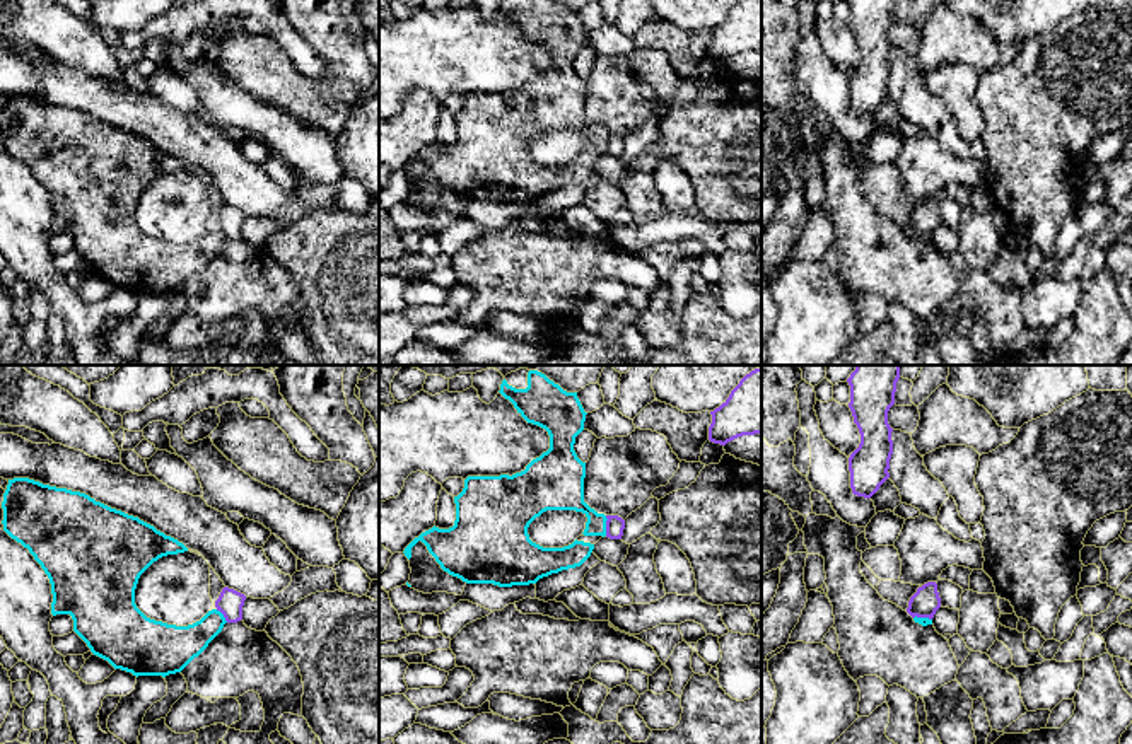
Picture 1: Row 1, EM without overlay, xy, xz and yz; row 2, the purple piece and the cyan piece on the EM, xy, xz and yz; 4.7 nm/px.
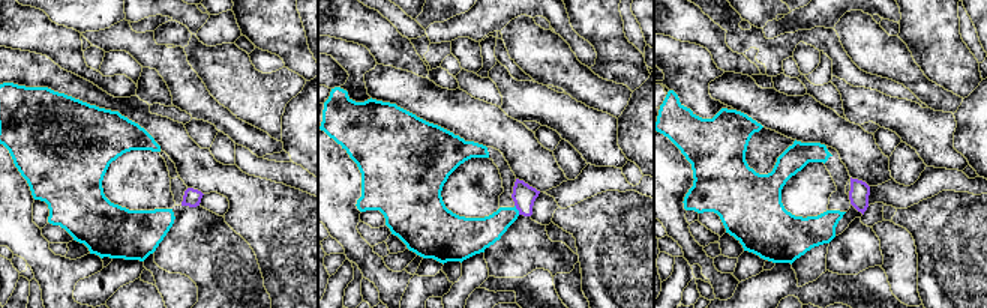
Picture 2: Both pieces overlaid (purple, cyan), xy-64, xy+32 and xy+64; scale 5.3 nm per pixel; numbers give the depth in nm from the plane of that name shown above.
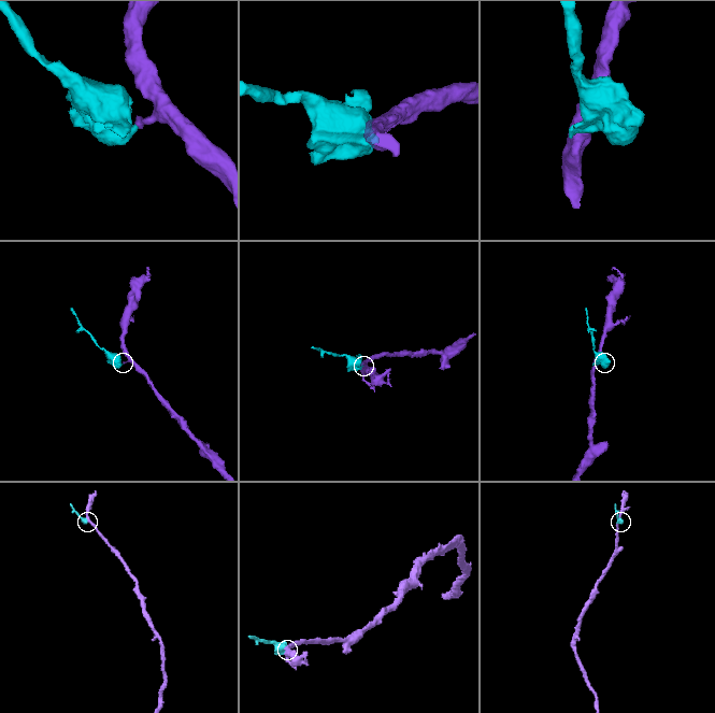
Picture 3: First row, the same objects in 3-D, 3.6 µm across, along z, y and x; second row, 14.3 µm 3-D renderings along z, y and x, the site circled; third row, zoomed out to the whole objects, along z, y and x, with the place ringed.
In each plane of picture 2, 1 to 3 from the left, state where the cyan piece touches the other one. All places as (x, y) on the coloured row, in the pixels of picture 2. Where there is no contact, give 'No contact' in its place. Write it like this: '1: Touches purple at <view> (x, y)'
1: No contact
2: Touches purple at xy+32 (516, 208)
3: No contact

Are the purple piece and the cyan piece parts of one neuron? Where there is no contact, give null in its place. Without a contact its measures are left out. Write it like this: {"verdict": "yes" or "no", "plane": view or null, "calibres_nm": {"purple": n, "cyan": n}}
{"verdict": "no", "plane": "xz", "calibres_nm": {"purple": 90, "cyan": 180}}

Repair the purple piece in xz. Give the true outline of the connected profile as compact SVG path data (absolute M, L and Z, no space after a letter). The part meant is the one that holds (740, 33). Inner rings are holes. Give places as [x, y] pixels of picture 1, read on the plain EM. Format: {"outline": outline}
{"outline": "M739 0L710 32L709 58L714 61L761 51L761 0Z"}

